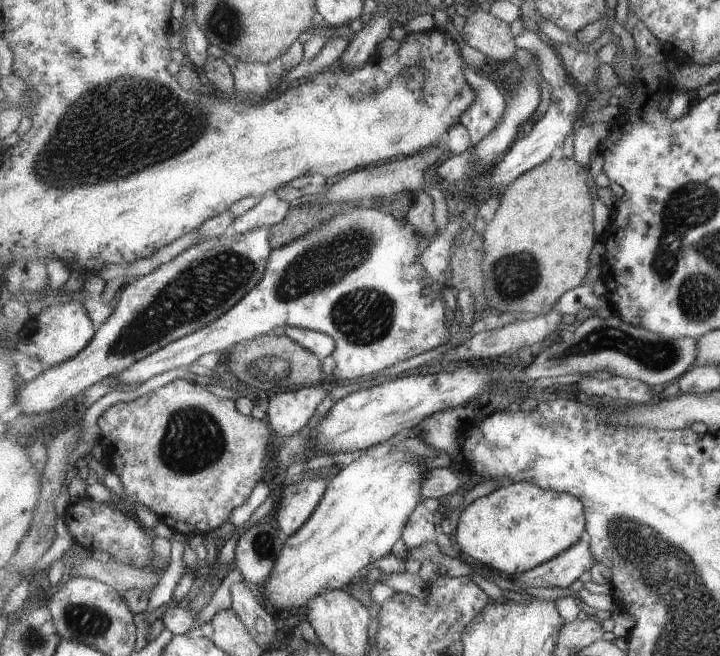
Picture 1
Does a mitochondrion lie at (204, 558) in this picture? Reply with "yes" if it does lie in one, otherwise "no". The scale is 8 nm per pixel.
no

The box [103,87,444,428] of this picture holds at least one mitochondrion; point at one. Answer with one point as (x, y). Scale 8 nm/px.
(206, 284)

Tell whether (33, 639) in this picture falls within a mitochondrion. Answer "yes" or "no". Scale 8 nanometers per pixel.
yes

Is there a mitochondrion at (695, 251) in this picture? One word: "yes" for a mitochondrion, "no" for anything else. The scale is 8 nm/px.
yes

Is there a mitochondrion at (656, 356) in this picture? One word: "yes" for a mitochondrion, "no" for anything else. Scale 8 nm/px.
yes

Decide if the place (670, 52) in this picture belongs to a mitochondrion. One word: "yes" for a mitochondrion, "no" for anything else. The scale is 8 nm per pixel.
no

